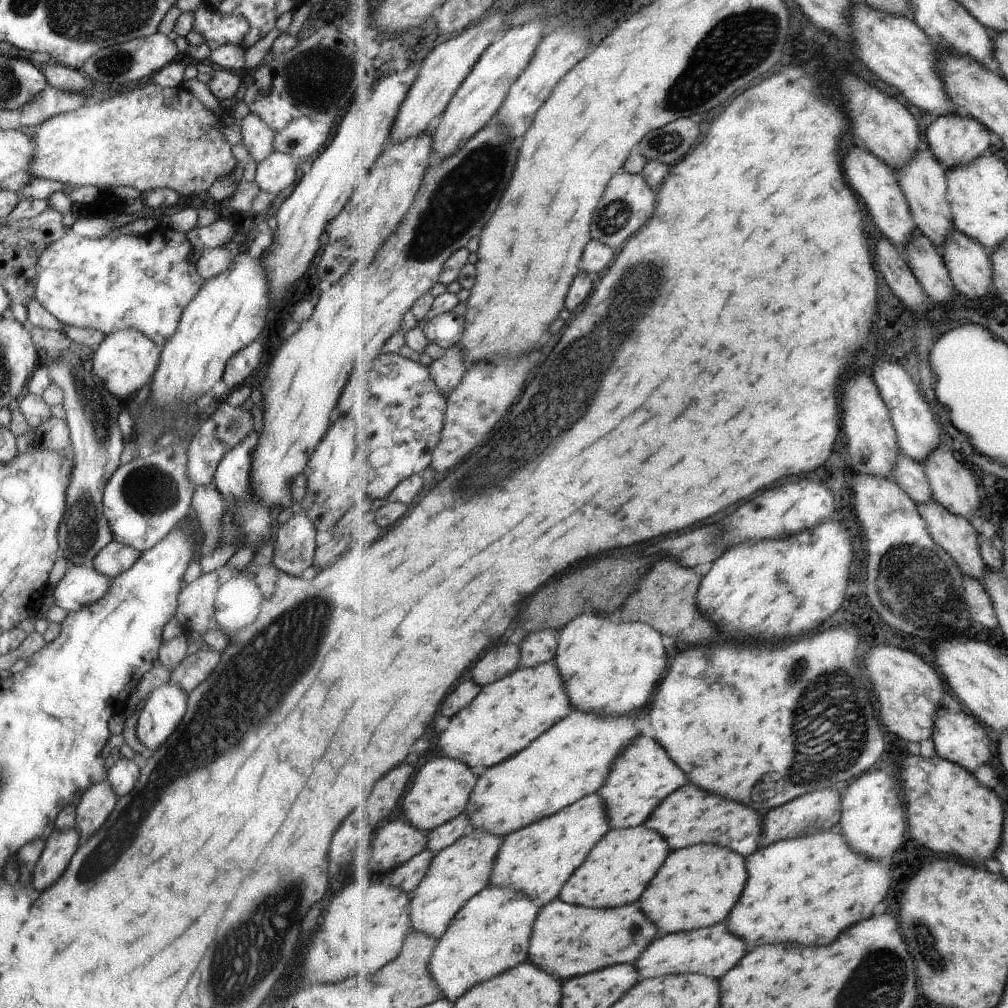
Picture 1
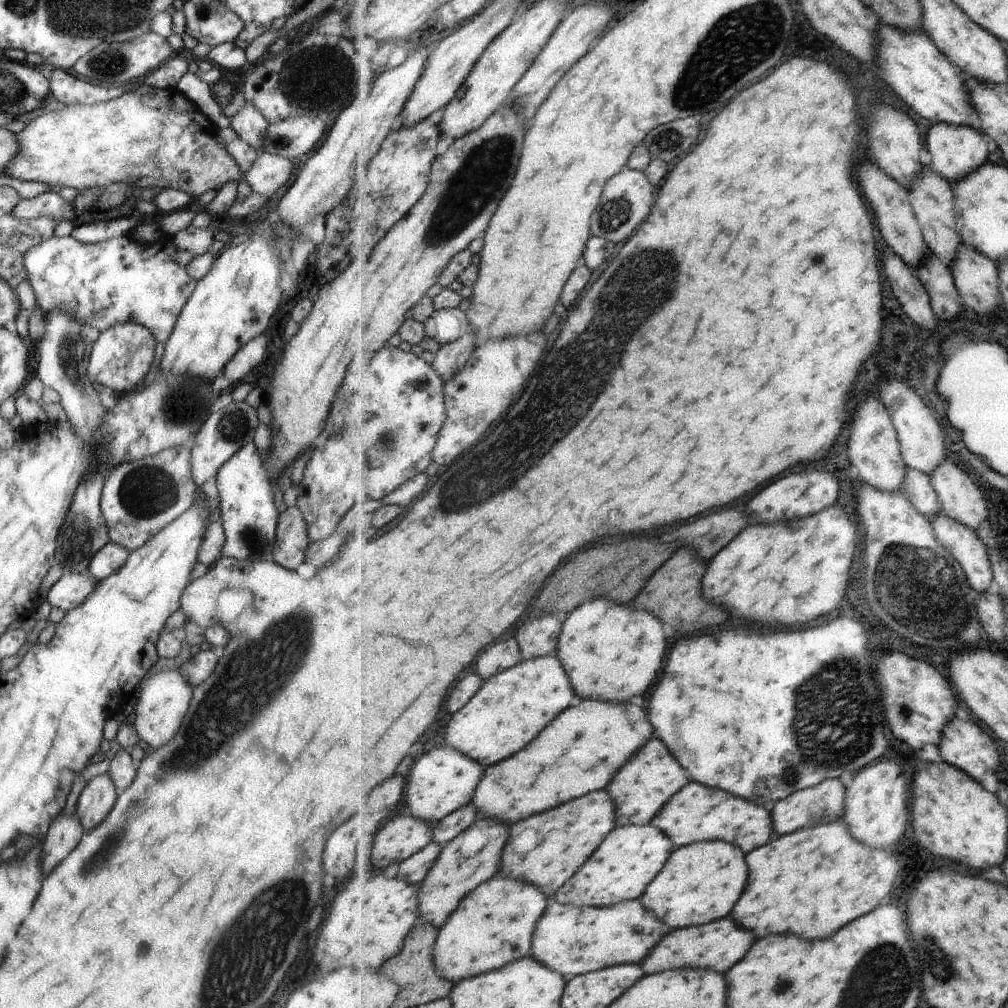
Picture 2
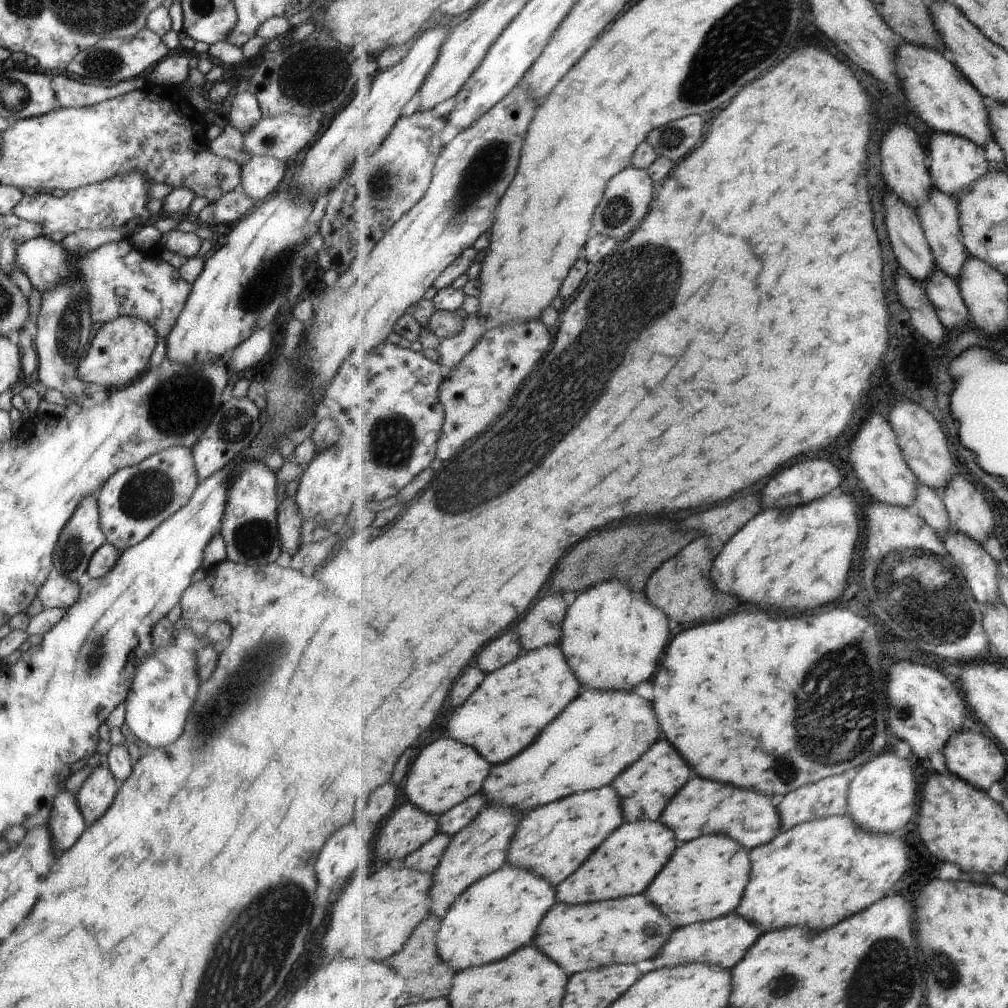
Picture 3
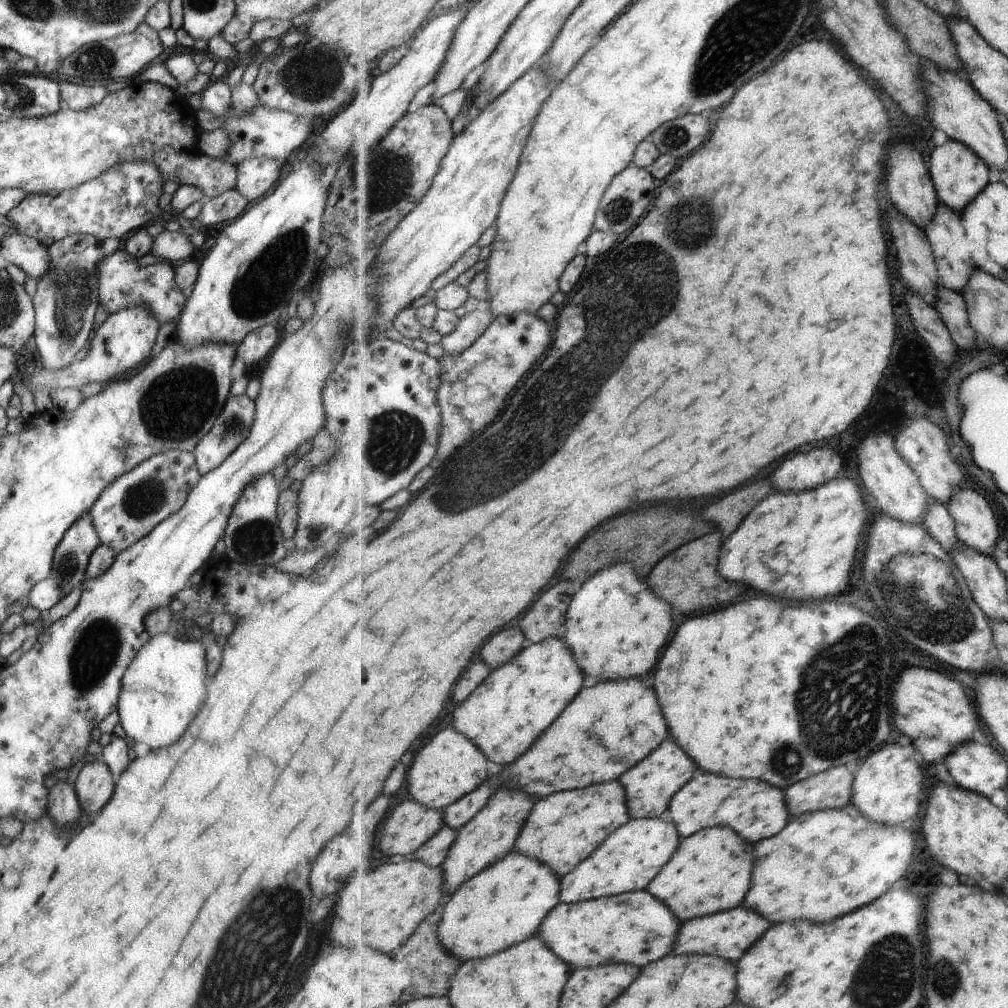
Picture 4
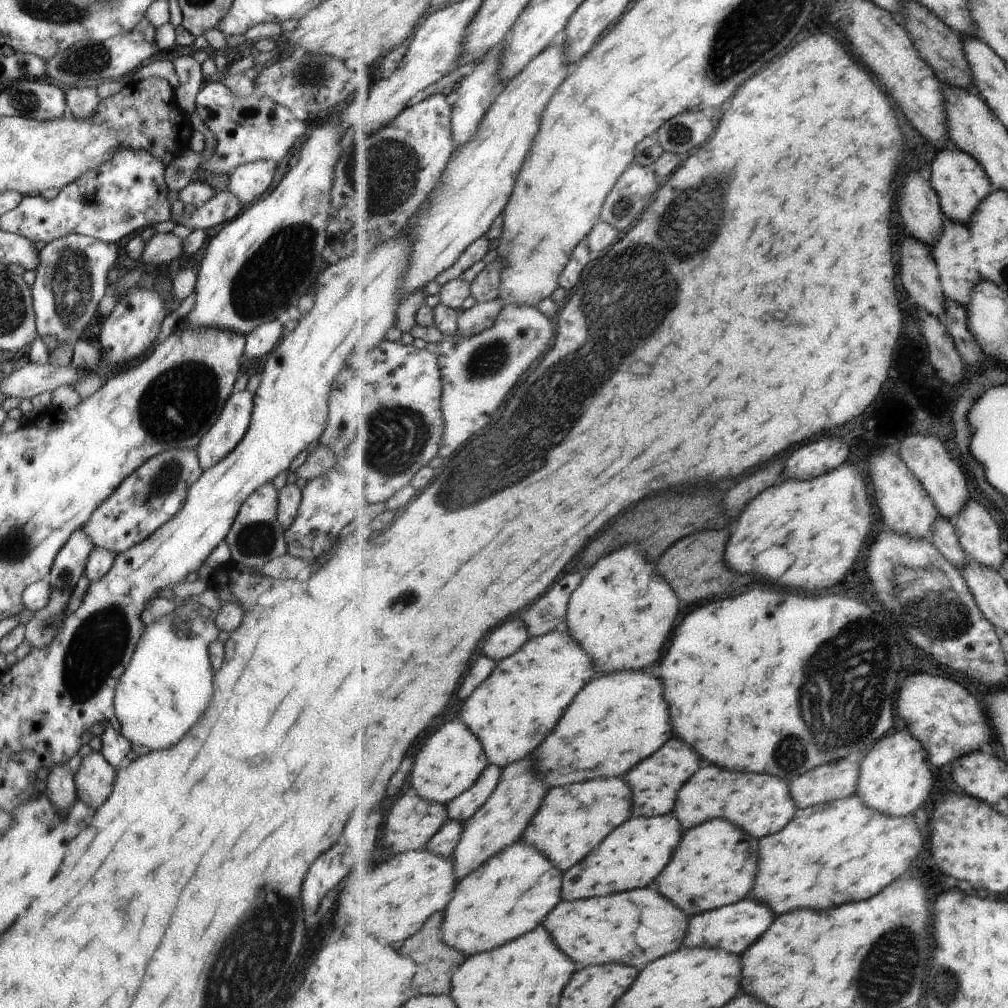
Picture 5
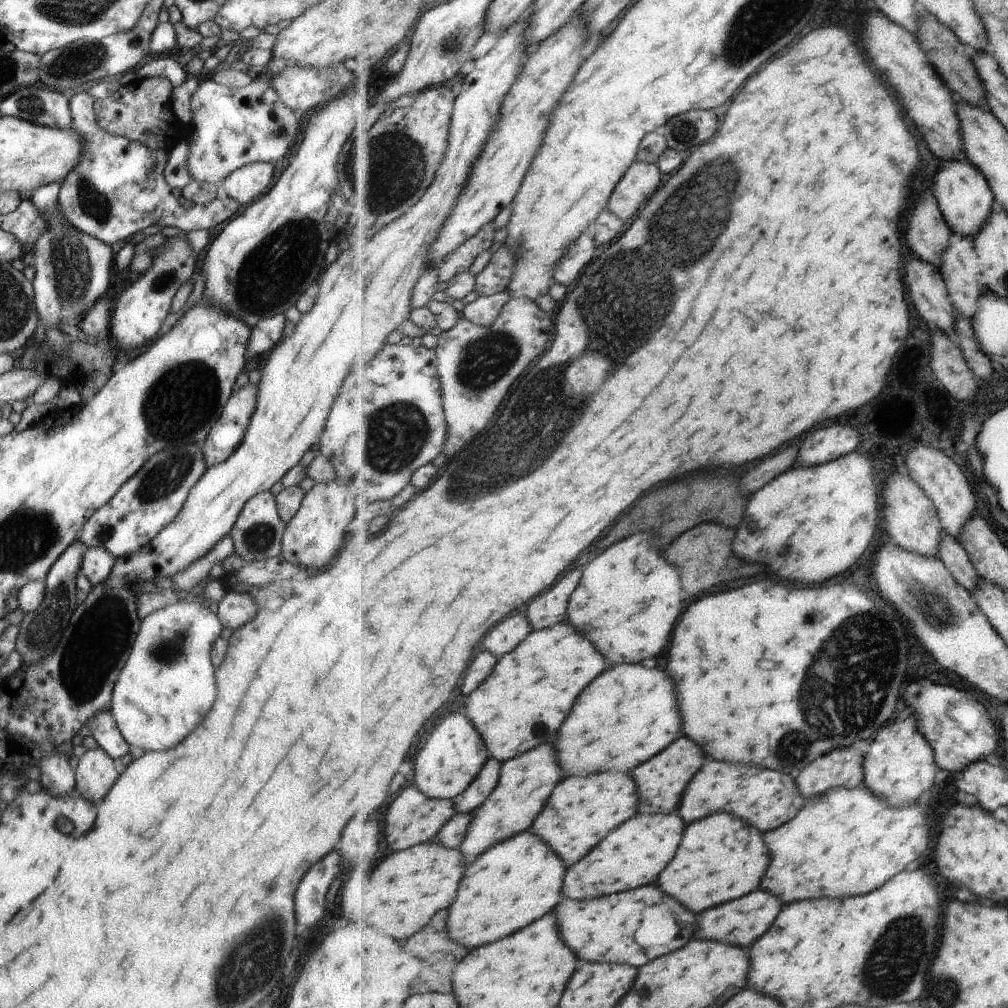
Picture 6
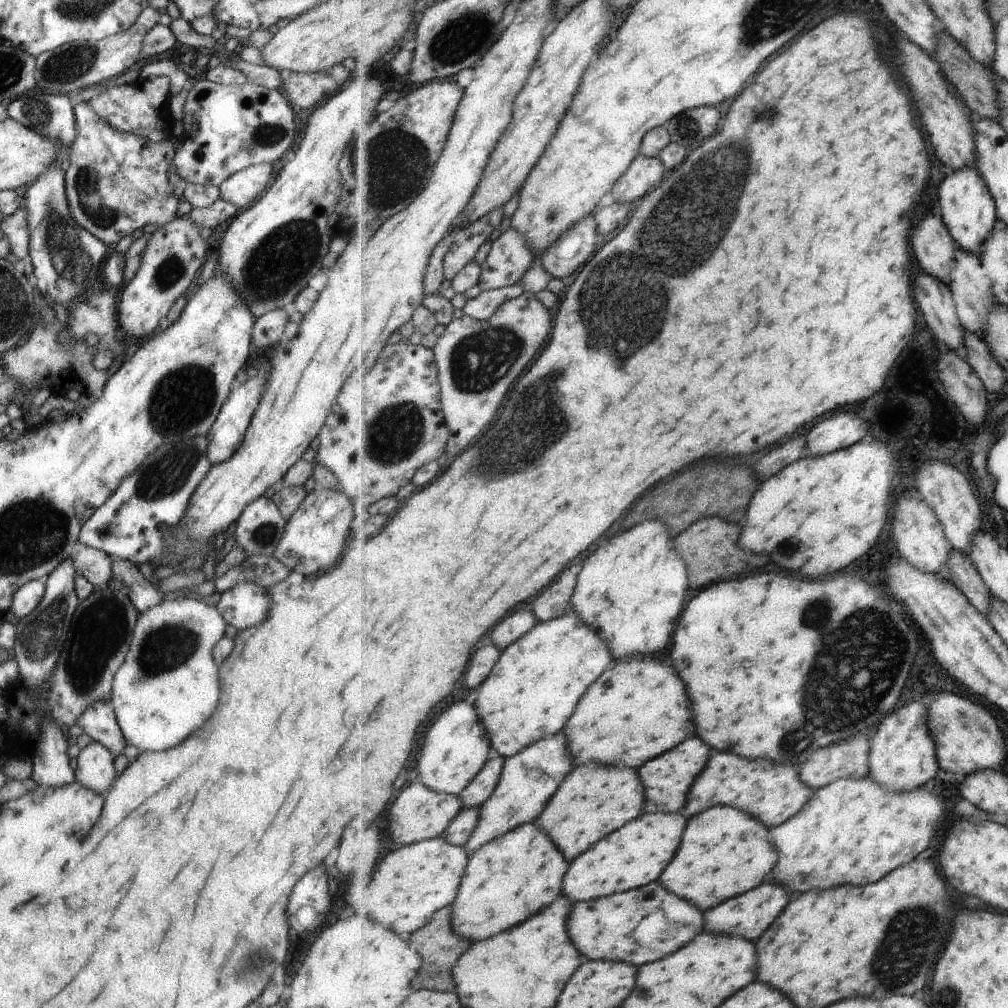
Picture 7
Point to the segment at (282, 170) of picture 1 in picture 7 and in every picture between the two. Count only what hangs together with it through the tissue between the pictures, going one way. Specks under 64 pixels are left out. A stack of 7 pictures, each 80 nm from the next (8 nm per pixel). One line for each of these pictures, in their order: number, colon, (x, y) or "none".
2: (268, 172)
3: (261, 175)
4: (255, 176)
5: (247, 182)
6: (244, 184)
7: (240, 188)

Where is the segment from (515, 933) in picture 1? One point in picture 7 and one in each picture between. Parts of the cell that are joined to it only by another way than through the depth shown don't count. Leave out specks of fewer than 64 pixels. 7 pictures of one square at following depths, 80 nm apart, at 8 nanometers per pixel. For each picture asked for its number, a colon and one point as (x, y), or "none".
2: (494, 927)
3: (500, 914)
4: (505, 905)
5: (511, 895)
6: (519, 881)
7: (513, 878)

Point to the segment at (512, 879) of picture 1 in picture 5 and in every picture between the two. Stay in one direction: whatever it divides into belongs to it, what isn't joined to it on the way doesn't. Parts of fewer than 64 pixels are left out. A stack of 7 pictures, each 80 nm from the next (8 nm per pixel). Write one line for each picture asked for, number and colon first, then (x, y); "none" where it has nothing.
2: (547, 850)
3: (555, 840)
4: (564, 830)
5: (574, 820)

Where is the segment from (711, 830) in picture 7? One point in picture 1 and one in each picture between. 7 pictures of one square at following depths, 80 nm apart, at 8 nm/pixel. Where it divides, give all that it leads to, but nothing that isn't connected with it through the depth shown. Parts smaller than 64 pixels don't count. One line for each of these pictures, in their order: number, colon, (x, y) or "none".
1: (697, 888)
2: (702, 883)
3: (707, 879)
4: (713, 873)
5: (714, 869)
6: (716, 864)

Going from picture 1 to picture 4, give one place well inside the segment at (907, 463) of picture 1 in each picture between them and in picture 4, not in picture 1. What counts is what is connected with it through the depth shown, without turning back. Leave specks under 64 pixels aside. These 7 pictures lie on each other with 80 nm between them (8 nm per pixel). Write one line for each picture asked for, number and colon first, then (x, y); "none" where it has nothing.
2: (919, 488)
3: (930, 504)
4: (939, 520)

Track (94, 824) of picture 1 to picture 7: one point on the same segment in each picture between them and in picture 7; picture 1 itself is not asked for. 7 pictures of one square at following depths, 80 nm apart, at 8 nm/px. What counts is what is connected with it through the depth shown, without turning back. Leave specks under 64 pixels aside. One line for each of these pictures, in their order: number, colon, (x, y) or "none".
2: (97, 798)
3: (98, 791)
4: (94, 782)
5: (95, 777)
6: (95, 773)
7: (95, 770)

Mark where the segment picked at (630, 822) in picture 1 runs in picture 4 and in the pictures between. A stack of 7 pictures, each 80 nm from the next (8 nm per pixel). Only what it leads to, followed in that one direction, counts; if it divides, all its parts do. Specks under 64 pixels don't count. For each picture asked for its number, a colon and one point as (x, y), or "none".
2: (641, 790)
3: (648, 788)
4: (650, 786)

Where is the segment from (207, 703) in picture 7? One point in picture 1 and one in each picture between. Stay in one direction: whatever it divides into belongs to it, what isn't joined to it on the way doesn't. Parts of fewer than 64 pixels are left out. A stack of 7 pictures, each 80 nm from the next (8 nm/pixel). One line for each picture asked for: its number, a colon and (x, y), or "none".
1: (165, 706)
2: (164, 699)
3: (164, 687)
4: (163, 687)
5: (167, 684)
6: (167, 685)

